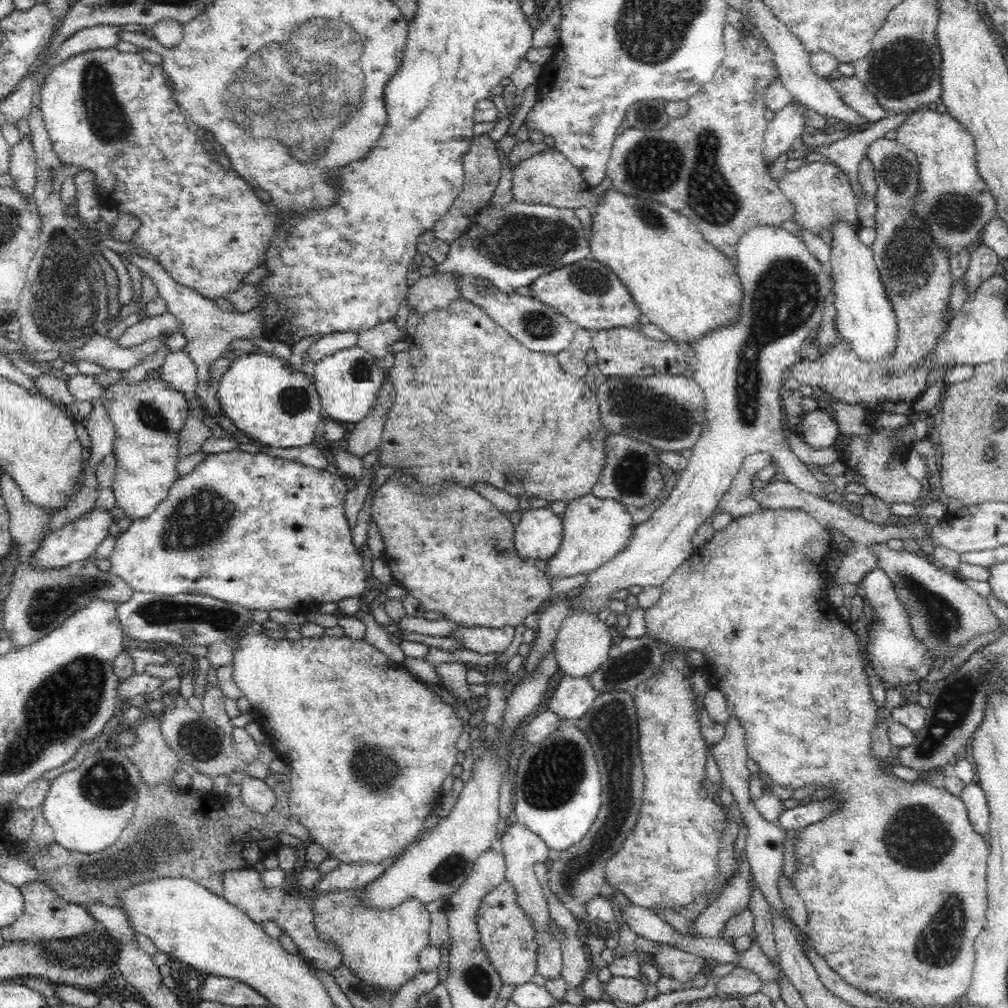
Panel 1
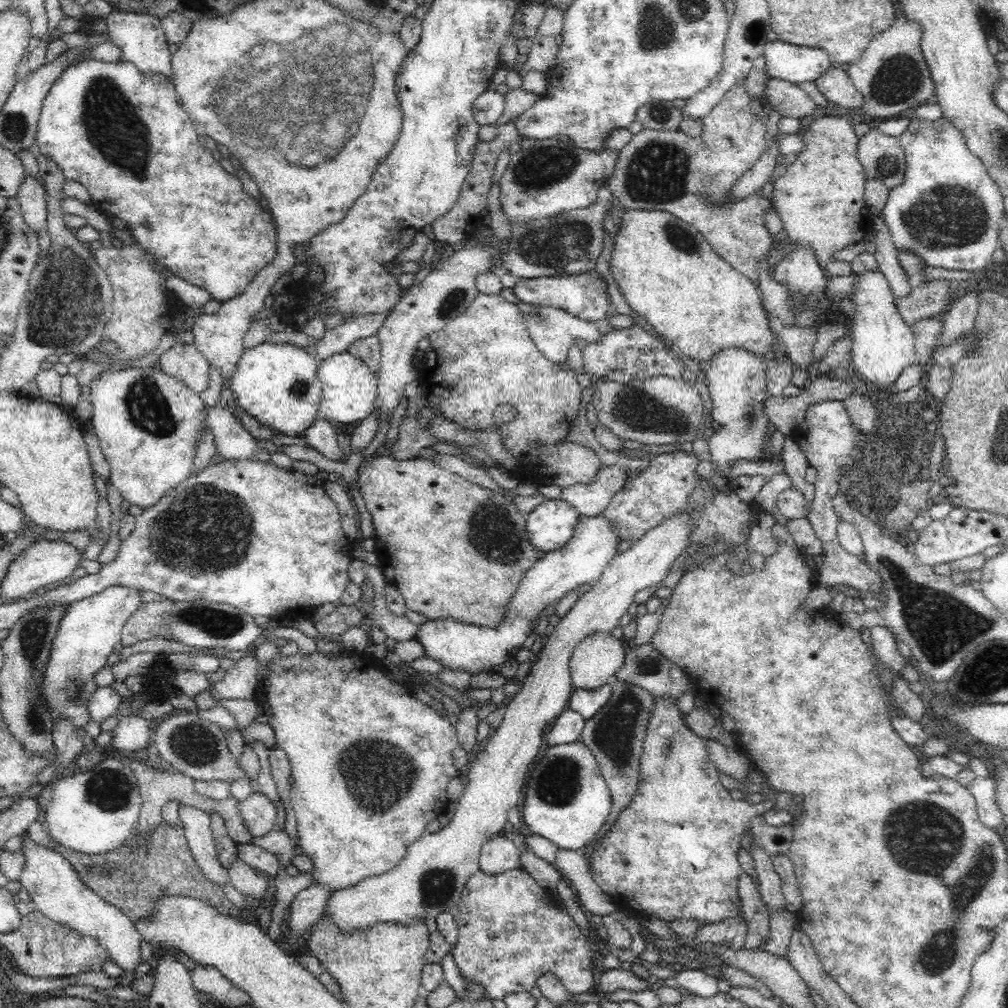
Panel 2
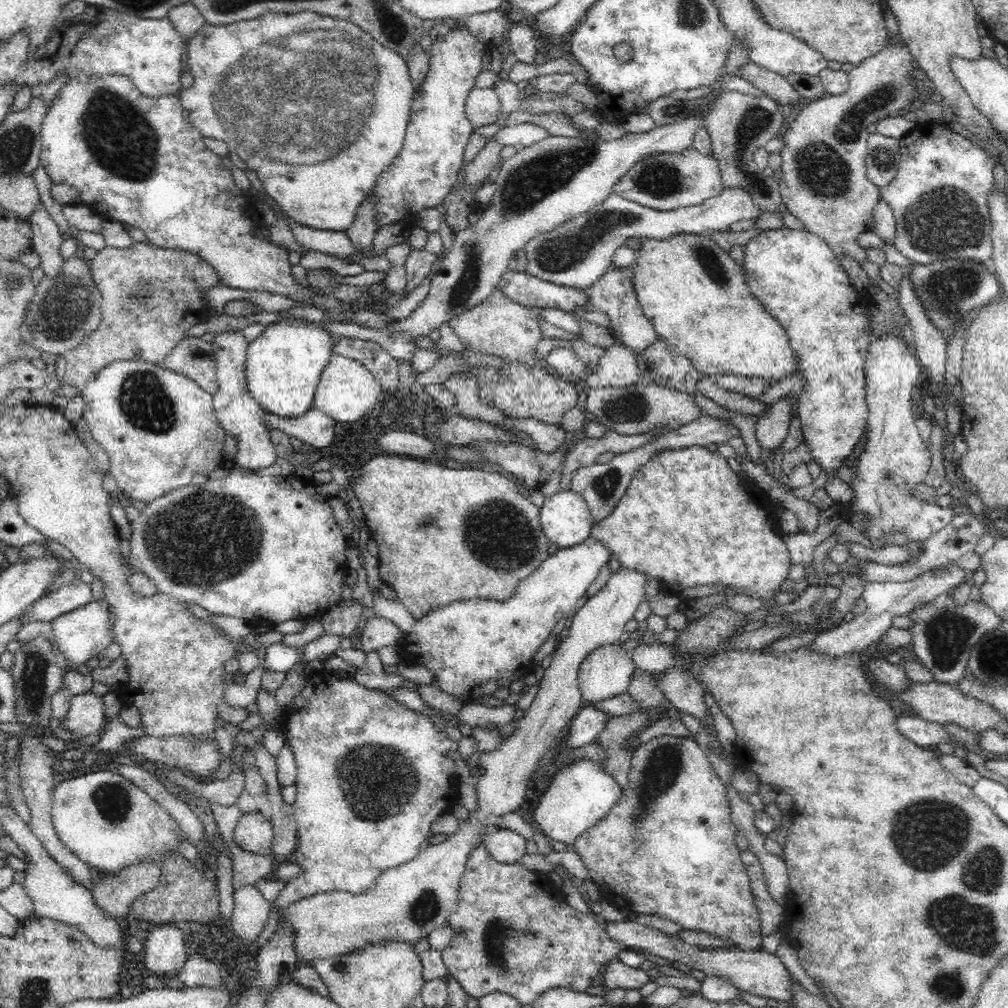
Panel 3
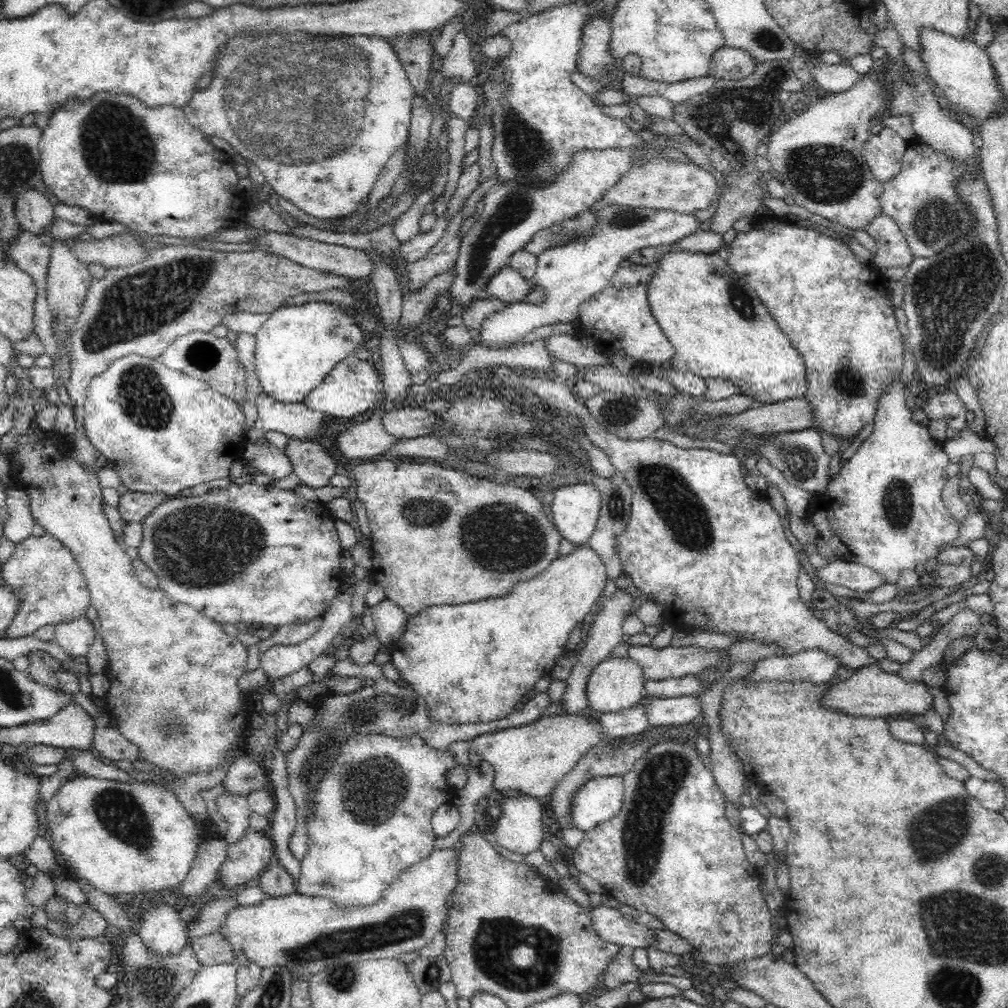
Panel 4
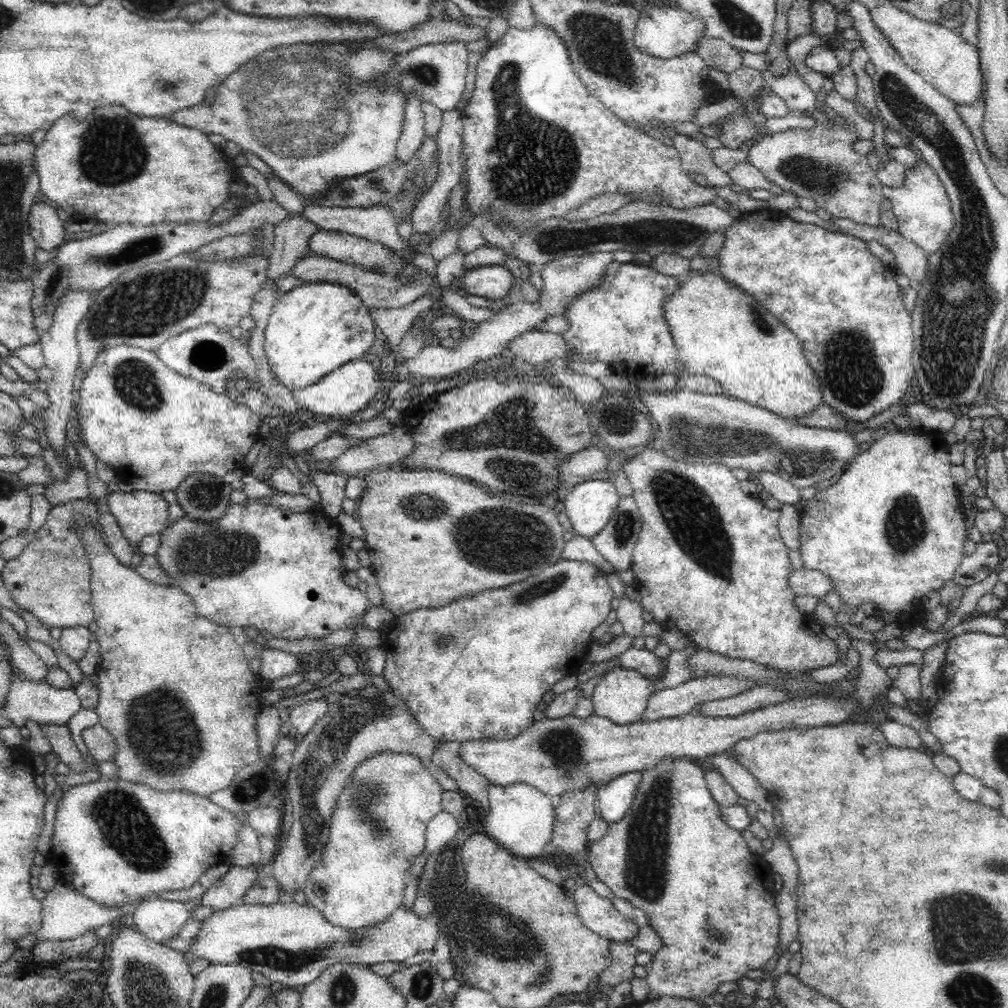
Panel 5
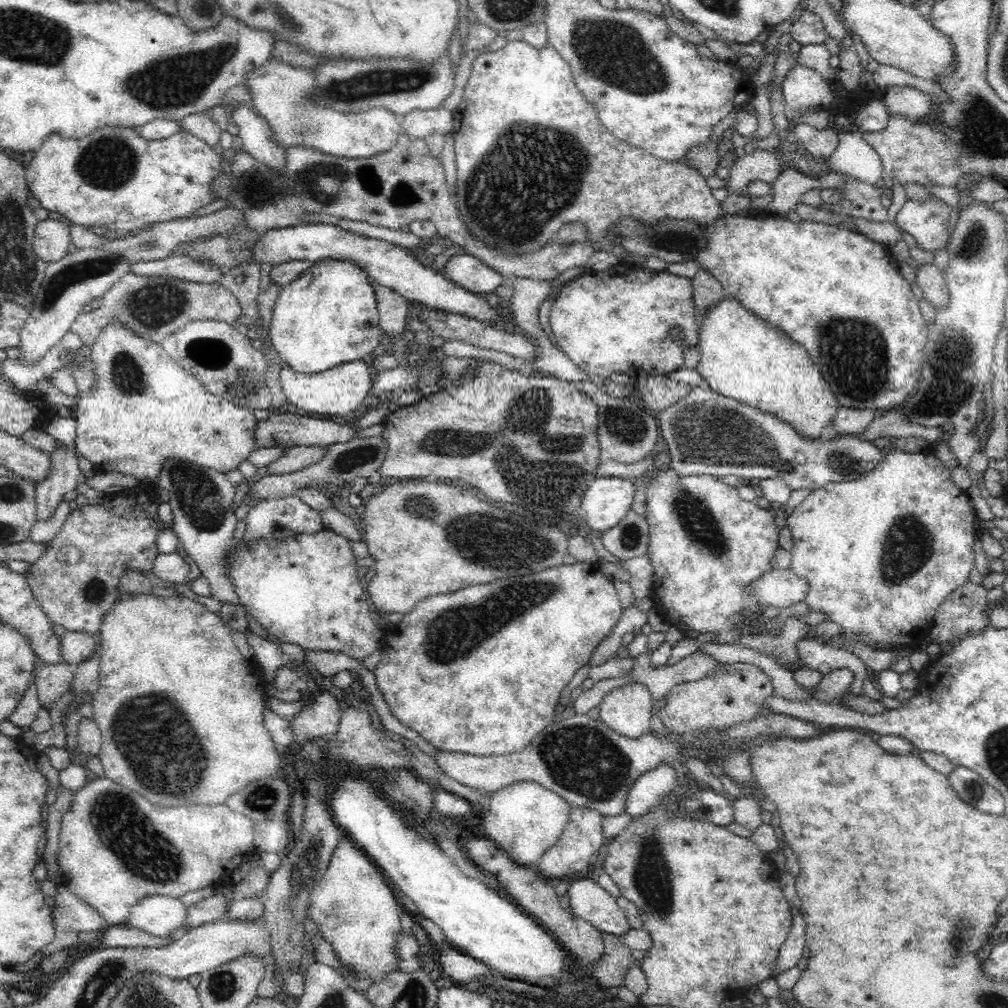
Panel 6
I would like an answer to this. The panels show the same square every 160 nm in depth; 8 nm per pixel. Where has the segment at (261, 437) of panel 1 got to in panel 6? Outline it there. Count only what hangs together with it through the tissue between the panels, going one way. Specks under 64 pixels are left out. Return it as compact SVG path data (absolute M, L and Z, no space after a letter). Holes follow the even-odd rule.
M320 260L300 272L300 276L281 287L269 322L269 337L279 358L295 372L322 373L345 362L367 360L380 341L381 326L373 280L365 270L350 260Z

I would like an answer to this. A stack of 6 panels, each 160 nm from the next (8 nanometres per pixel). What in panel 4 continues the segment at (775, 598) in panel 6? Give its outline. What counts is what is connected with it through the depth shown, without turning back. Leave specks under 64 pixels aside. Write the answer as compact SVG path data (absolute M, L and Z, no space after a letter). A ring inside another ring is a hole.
M836 561L816 568L816 578L826 586L840 586L862 593L874 590L883 584L873 570L858 563Z

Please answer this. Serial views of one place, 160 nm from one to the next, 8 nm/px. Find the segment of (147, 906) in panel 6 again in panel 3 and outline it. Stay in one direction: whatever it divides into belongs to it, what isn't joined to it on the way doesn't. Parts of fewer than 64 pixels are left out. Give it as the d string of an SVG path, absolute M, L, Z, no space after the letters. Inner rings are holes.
M158 924L152 930L141 933L142 949L146 969L158 974L162 981L174 978L174 972L185 966L189 955L186 953L183 932L177 927Z

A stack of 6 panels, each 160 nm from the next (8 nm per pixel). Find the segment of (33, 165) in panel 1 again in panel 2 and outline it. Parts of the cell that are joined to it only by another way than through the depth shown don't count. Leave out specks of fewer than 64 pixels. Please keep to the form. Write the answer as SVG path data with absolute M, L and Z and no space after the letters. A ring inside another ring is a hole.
M26 175L23 183L19 186L17 199L19 200L21 211L25 221L34 230L37 237L44 239L46 234L47 210L46 193L38 180Z

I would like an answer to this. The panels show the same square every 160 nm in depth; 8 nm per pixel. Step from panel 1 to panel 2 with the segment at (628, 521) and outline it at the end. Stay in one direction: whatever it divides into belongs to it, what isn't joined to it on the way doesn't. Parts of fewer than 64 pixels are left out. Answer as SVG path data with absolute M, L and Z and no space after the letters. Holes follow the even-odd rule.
M603 515L596 518L582 517L571 539L562 548L546 553L530 568L510 600L506 613L502 614L500 626L489 629L486 626L458 622L453 618L438 618L419 625L414 639L422 645L424 657L435 660L443 669L468 671L472 676L482 672L495 674L496 667L514 659L512 650L518 652L522 648L526 638L535 632L542 619L541 614L548 607L554 610L558 601L568 592L580 586L589 586L599 579L608 563L617 555L618 543L616 527Z

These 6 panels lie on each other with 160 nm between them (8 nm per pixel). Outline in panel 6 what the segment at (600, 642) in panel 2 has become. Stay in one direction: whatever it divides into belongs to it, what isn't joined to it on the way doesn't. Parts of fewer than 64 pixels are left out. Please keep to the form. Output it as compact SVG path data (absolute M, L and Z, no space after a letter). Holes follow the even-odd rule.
M628 683L610 690L602 699L600 720L612 730L637 739L650 733L653 704L648 687L642 683Z

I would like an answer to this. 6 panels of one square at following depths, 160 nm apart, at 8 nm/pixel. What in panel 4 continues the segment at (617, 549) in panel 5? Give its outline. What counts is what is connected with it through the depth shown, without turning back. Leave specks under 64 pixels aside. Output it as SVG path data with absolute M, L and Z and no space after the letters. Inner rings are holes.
M616 471L616 476L612 476L610 480L596 476L591 484L599 490L602 496L602 506L600 506L597 525L586 544L601 557L607 570L608 580L618 579L624 574L624 570L617 553L617 538L626 530L628 519L631 517L633 490L618 471Z

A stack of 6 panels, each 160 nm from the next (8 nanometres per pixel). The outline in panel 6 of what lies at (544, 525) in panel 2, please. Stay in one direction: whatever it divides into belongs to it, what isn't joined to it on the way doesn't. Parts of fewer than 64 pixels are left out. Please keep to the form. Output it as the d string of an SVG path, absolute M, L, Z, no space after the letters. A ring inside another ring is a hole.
M596 477L582 495L586 522L594 530L610 530L632 512L635 487L633 480Z

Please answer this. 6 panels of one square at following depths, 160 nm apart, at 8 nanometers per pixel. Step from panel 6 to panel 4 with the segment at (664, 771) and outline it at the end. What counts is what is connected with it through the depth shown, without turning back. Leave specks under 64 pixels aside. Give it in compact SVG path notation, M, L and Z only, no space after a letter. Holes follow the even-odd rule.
M623 775L594 777L577 790L570 810L570 827L592 830L598 823L614 818L623 805Z

